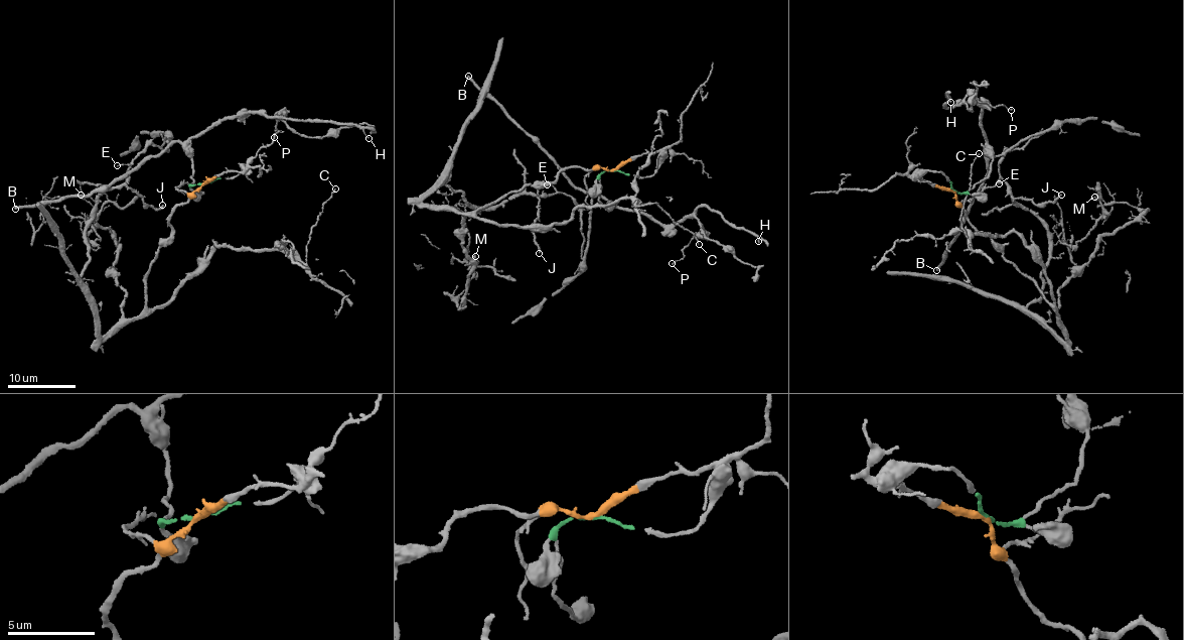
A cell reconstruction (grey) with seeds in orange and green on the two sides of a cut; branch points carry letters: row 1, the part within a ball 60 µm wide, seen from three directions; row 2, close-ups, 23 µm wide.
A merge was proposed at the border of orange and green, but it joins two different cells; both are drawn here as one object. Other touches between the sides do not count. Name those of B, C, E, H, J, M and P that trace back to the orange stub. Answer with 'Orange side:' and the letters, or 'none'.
Orange side: C, E, J, M

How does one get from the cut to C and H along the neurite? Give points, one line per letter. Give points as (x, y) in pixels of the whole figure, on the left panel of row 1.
C: (203, 183), (171, 212), (147, 307), (197, 273), (215, 243), (286, 248), (305, 262), (335, 188)
H: (203, 183), (191, 185), (189, 139), (233, 115), (262, 112), (298, 120), (349, 122), (368, 138)

